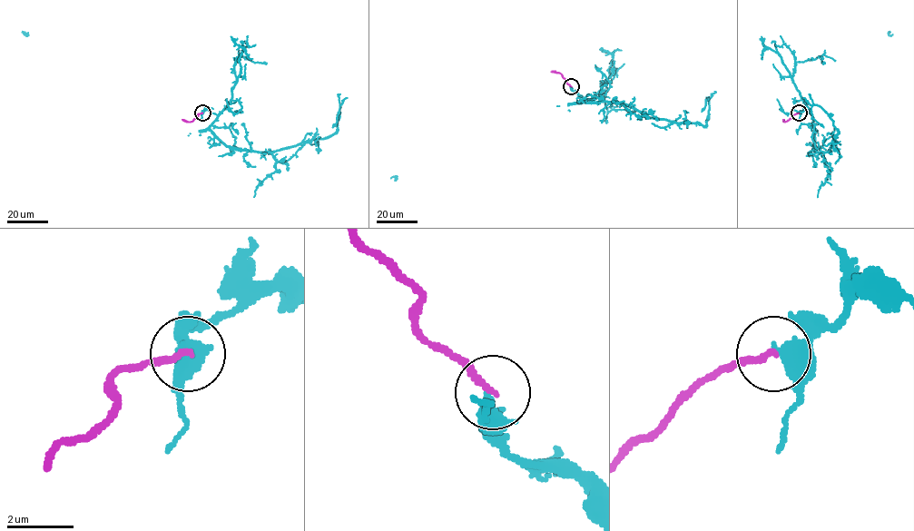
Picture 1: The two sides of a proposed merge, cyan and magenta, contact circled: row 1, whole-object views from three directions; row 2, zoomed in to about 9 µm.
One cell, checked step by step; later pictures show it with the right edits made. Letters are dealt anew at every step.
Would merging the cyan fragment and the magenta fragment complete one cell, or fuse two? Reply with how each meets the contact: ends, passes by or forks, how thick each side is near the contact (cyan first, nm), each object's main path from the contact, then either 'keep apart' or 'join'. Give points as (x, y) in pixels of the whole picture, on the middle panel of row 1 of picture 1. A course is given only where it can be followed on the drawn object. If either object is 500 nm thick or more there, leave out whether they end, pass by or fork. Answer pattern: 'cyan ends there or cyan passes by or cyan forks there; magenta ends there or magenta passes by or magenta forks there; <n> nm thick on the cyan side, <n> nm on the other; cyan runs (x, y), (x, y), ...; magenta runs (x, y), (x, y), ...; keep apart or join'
cyan forks there; magenta ends there; 340 nm thick on the cyan side, 200 nm on the other; cyan runs (571, 86), (585, 101), (557, 106), (390, 178); magenta runs (571, 86), (559, 73), (551, 72); join

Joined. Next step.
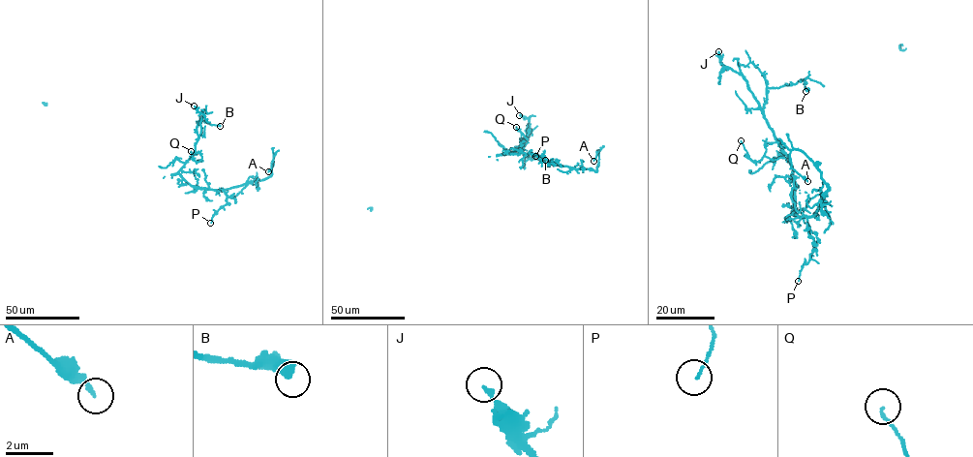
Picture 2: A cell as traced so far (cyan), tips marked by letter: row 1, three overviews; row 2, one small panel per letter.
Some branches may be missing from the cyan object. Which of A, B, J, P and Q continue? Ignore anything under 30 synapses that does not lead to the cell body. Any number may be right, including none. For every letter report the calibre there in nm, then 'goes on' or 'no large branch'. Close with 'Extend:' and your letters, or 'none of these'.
A: 190 nm | no large branch
B: 500 nm | no large branch
J: 180 nm | no large branch
P: 90 nm | no large branch
Q: 100 nm | no large branch
Extend: none of these

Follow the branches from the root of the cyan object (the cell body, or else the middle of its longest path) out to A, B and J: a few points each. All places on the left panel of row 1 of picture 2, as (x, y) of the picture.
A: (176, 173), (192, 186), (226, 190), (267, 178), (271, 174), (273, 156), (268, 171)
B: (176, 173), (195, 150), (199, 119), (220, 126)
J: (176, 173), (195, 150), (200, 133), (203, 114), (194, 106)

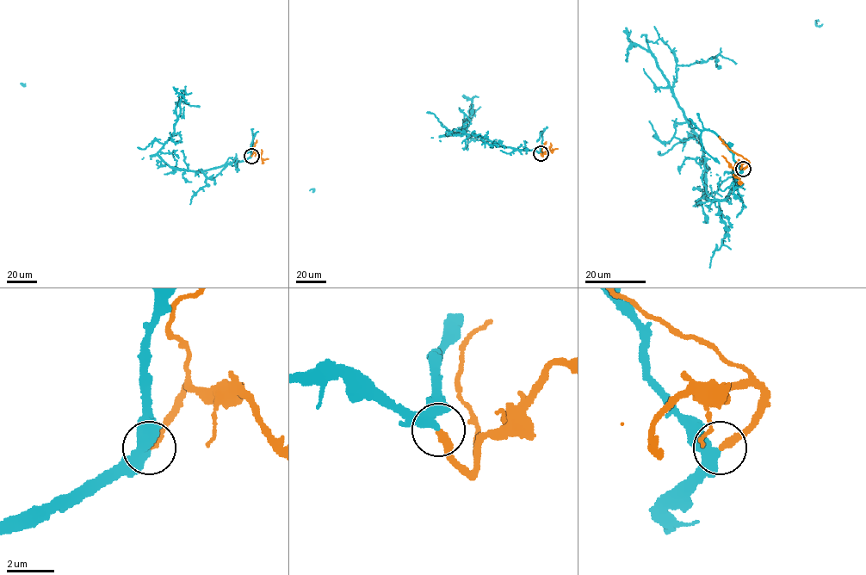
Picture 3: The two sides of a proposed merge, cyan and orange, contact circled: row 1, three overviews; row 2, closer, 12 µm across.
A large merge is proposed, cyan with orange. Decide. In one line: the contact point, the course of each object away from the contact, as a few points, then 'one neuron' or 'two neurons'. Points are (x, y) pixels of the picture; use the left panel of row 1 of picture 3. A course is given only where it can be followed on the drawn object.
place (251, 156); course cyan (251, 156), (204, 170), (170, 167), (157, 155), (142, 159), (20, 83); course orange (251, 156), (256, 152), (262, 159), (268, 158); one neuron

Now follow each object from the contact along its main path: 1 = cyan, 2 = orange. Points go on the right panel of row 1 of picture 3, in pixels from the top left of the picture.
1: (743, 169), (723, 200), (708, 200), (704, 195), (706, 168), (710, 169), (711, 176), (815, 21), (819, 21)
2: (743, 169), (747, 162), (739, 162), (734, 166), (737, 176), (733, 175)

